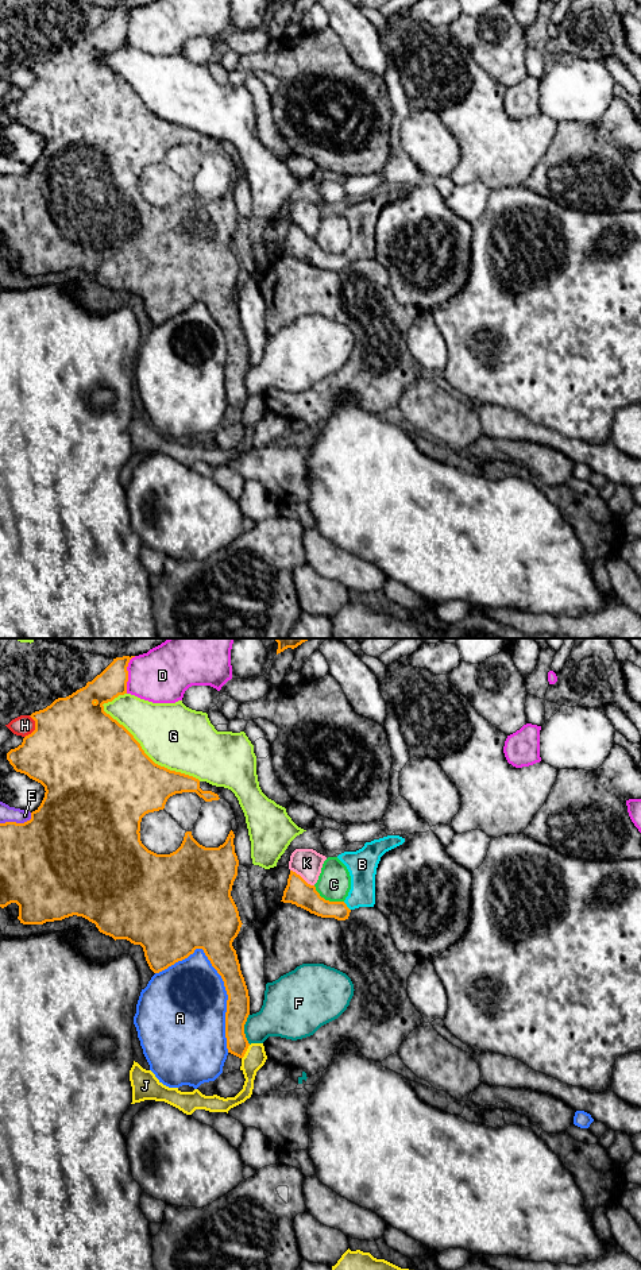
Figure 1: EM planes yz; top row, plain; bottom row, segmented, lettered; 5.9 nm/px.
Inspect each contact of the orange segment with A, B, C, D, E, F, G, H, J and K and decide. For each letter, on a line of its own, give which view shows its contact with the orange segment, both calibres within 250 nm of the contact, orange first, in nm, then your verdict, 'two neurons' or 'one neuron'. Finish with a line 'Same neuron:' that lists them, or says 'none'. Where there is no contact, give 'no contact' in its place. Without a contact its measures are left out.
A: contact in yz; calibres 160 and 460 nm; two neurons
B: contact in yz; calibres 140 and 170 nm; one neuron
C: contact in yz; calibres 150 and 200 nm; two neurons
D: contact in yz; calibres 180 and 340 nm; two neurons
E: contact in yz; calibres 480 and 100 nm; two neurons
F: contact in yz; calibres 140 and 260 nm; two neurons
G: contact in yz; calibres 500 and 380 nm; two neurons
H: contact in yz; calibres 500 and 120 nm; two neurons
J: contact in yz; calibres 140 and 130 nm; two neurons
K: contact in yz; calibres 150 and 170 nm; two neurons
Same neuron: B

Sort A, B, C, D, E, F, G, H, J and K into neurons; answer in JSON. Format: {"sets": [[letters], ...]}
{"sets": [["A"], ["B"], ["C"], ["D"], ["E"], ["F"], ["G"], ["H"], ["J"], ["K"]]}

